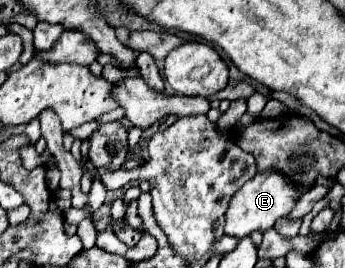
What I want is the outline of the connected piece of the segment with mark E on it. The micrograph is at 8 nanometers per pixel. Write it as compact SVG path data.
M277 171L257 173L251 181L243 185L243 189L239 189L233 195L229 209L225 213L225 235L241 239L253 231L271 229L279 217L287 217L289 211L295 207L297 193L297 187L293 187L293 183L289 183L289 179L285 179L283 175L277 175Z

